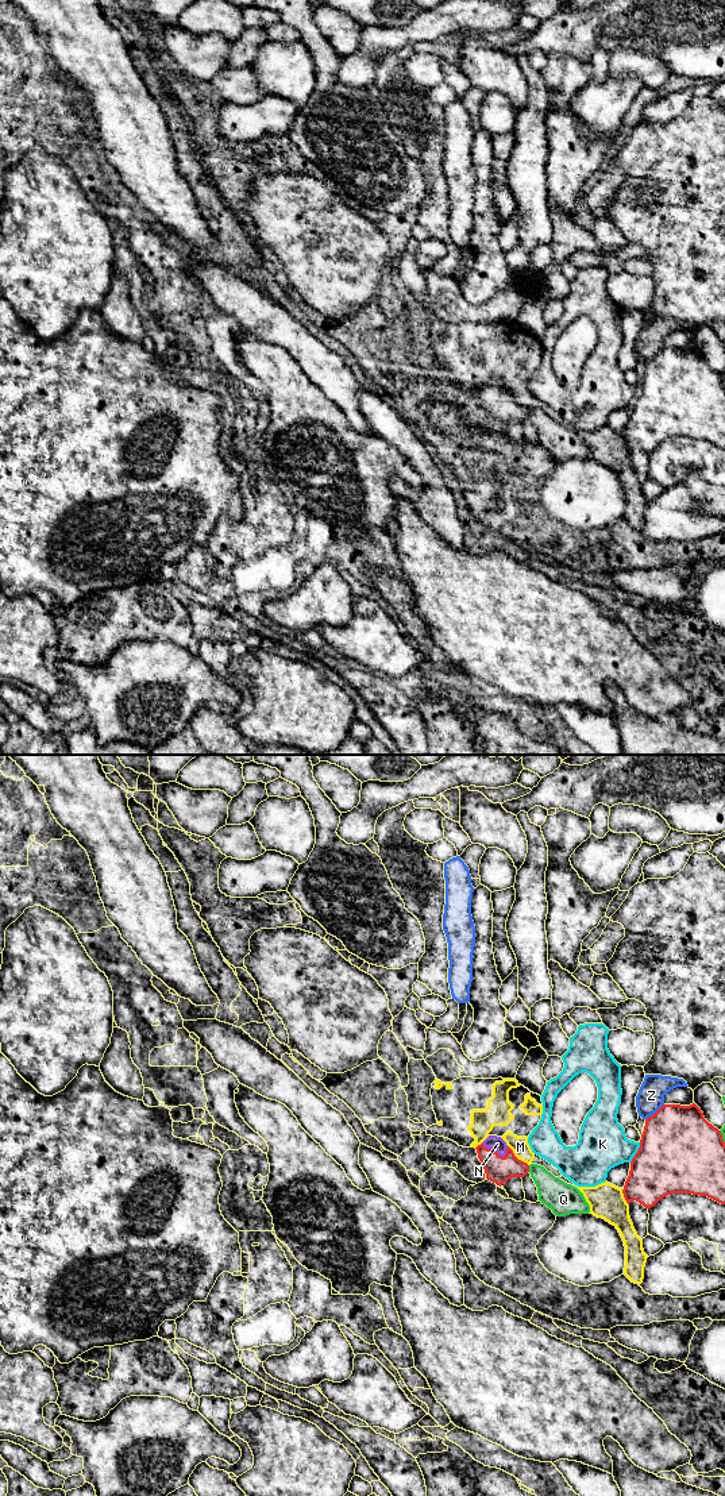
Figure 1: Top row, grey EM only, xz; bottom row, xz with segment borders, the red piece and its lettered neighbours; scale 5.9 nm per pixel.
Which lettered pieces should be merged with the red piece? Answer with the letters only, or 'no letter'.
N

